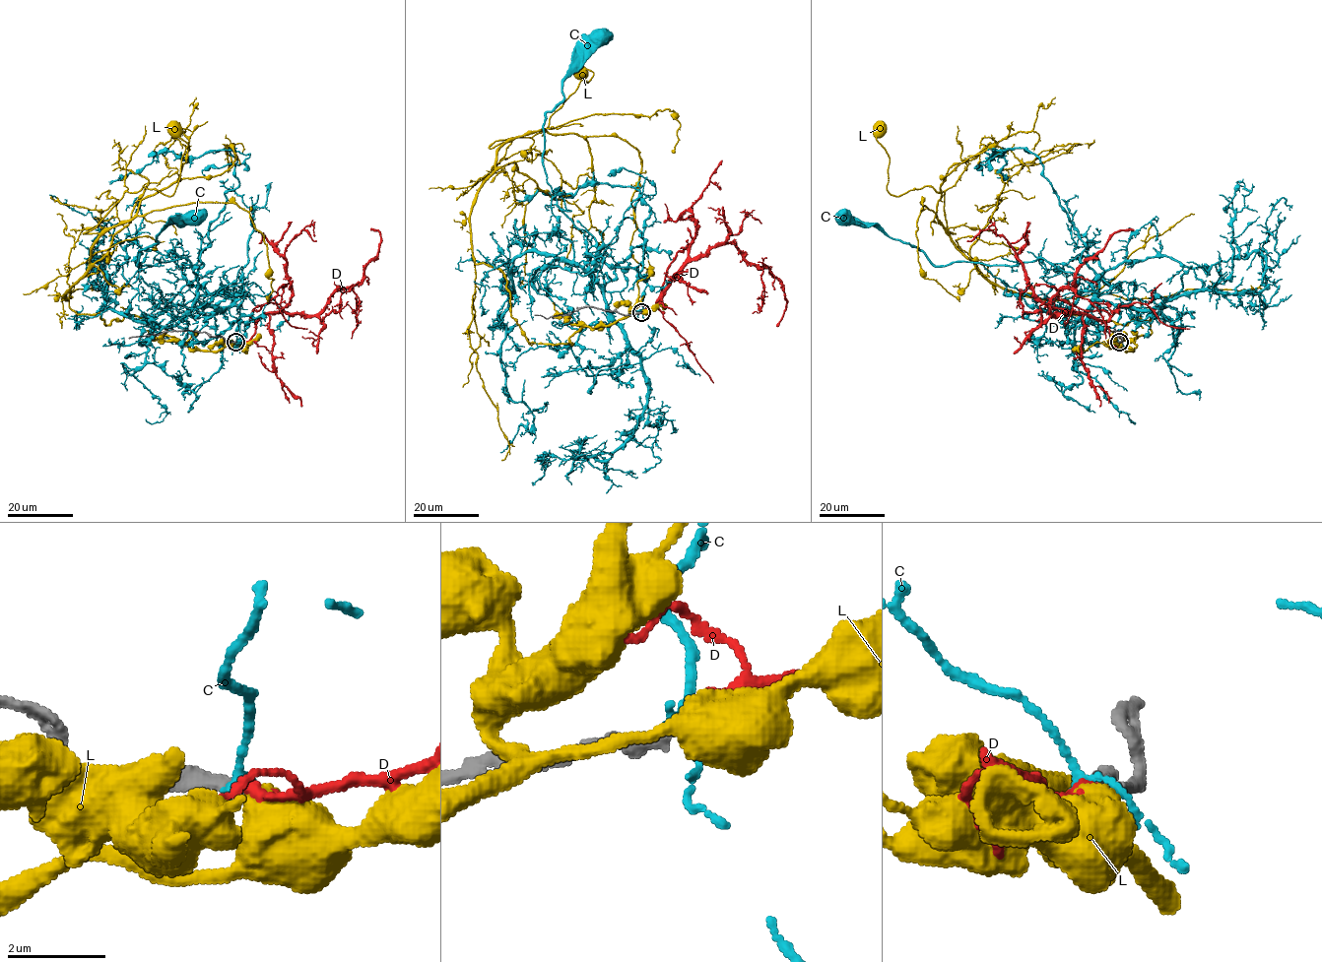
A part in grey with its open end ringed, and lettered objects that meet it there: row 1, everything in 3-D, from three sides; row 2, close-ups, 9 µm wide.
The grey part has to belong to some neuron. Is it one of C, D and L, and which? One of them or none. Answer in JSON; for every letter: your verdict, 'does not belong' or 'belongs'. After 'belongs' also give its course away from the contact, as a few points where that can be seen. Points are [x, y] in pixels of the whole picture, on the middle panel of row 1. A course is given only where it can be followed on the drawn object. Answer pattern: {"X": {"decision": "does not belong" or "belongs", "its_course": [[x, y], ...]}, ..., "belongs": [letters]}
{"C": {"decision": "does not belong"}, "D": {"decision": "belongs", "its_course": [[642, 311], [661, 301], [688, 262], [733, 243], [780, 282], [786, 306], [776, 326]]}, "L": {"decision": "does not belong"}, "belongs": ["D"]}

